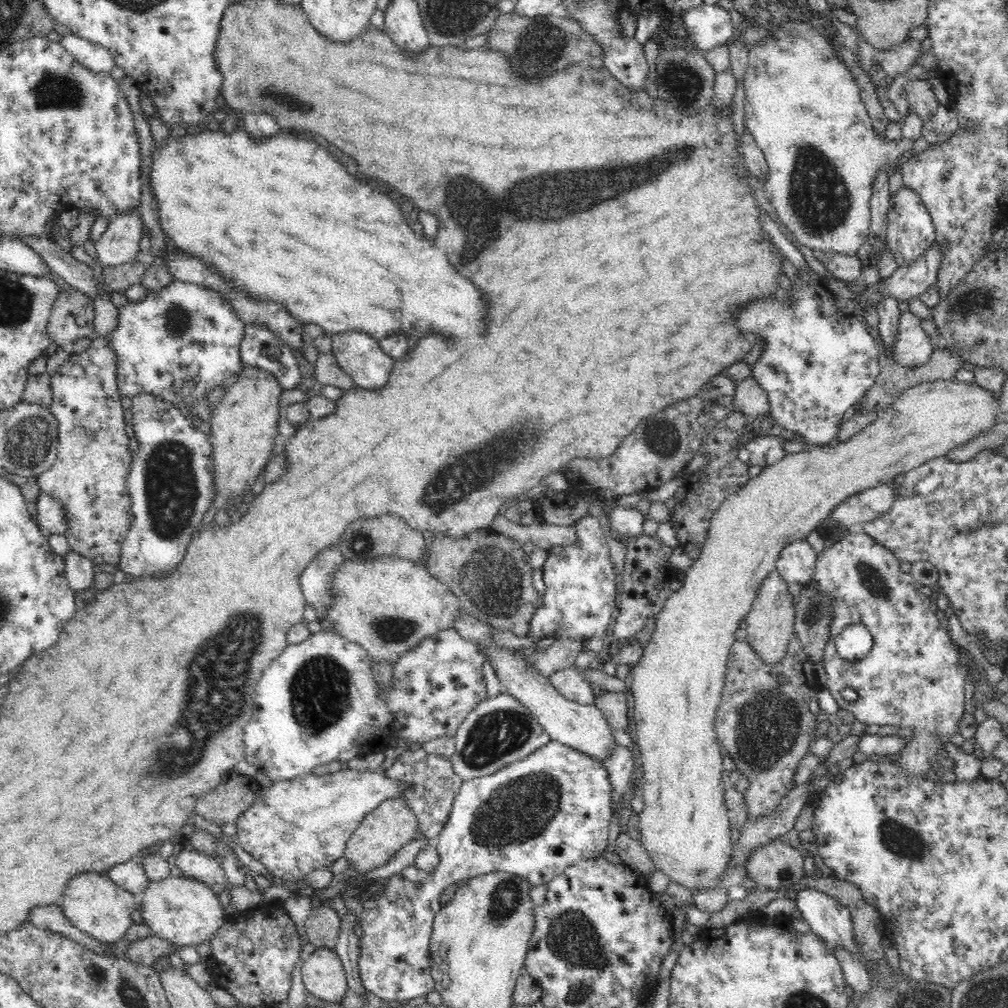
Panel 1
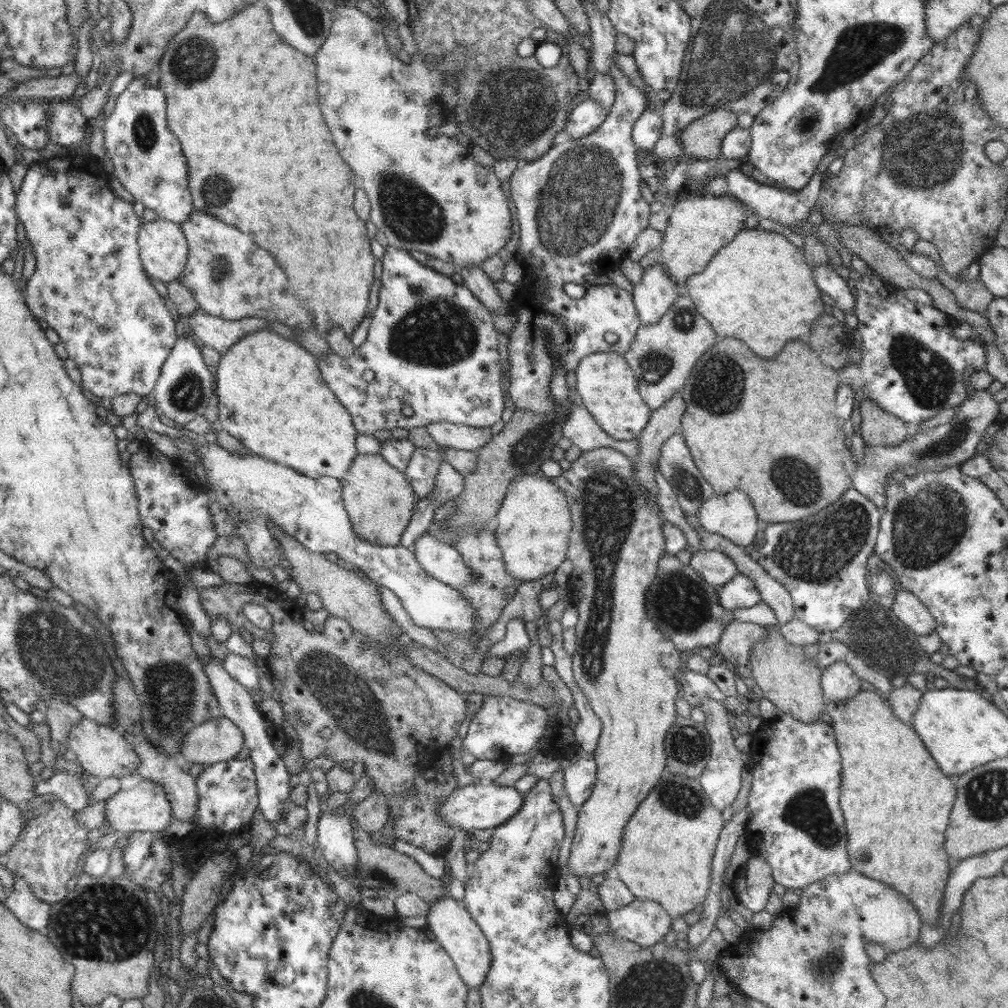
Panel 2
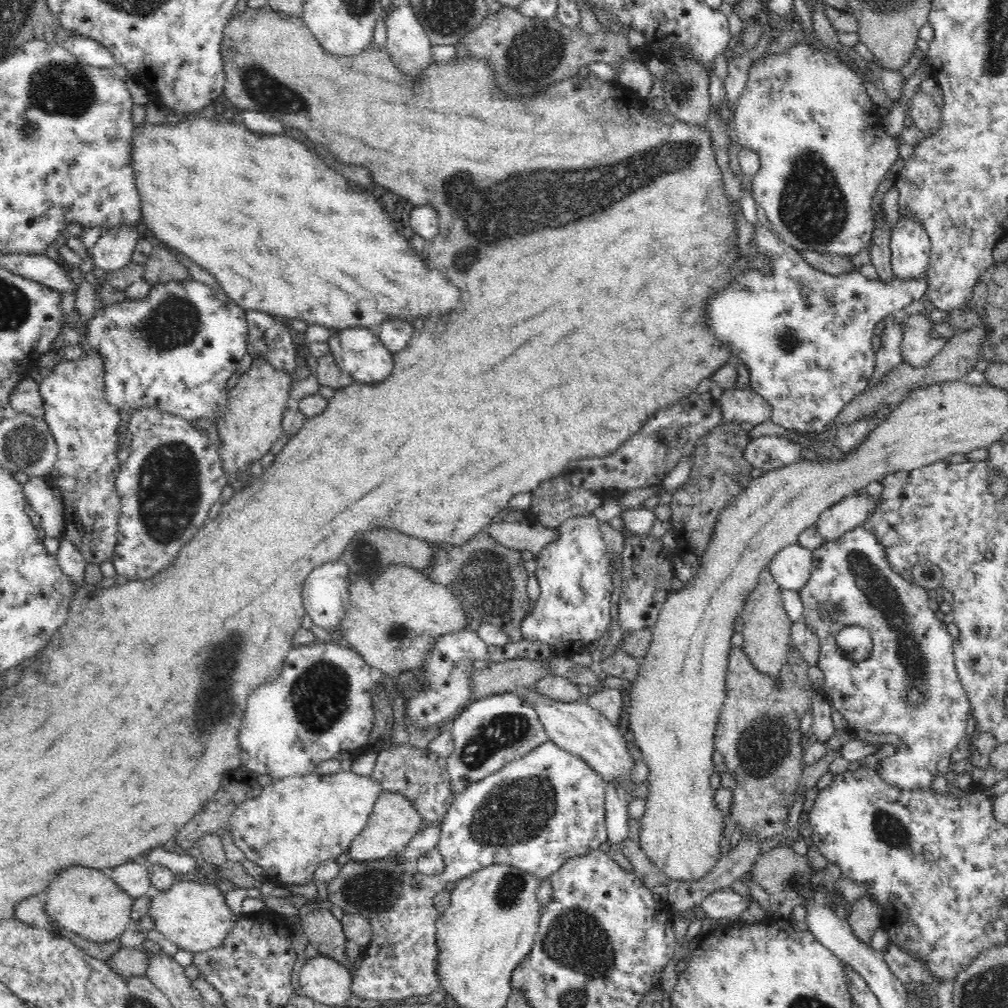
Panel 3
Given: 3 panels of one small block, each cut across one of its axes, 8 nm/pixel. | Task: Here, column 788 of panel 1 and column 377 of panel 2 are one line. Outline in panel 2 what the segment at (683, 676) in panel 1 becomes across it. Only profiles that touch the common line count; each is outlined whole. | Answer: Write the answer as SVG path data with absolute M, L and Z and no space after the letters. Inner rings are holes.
M358 453L347 477L341 480L343 503L354 532L368 543L398 546L402 533L414 512L416 494L403 473L382 456Z

